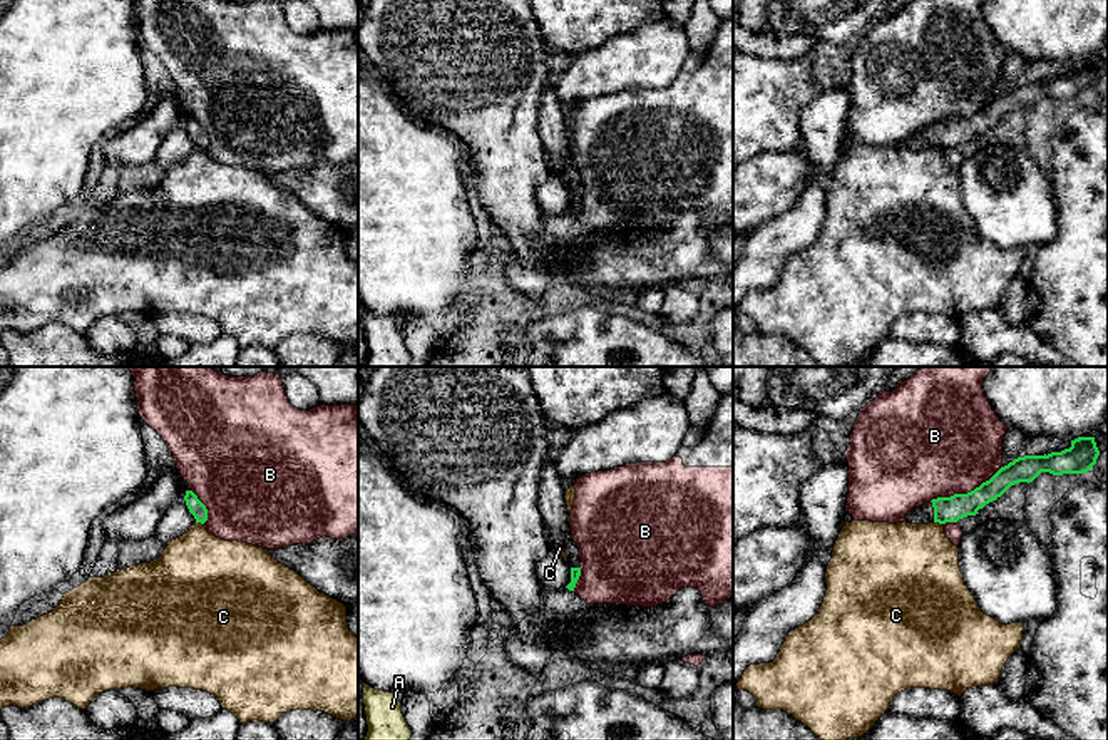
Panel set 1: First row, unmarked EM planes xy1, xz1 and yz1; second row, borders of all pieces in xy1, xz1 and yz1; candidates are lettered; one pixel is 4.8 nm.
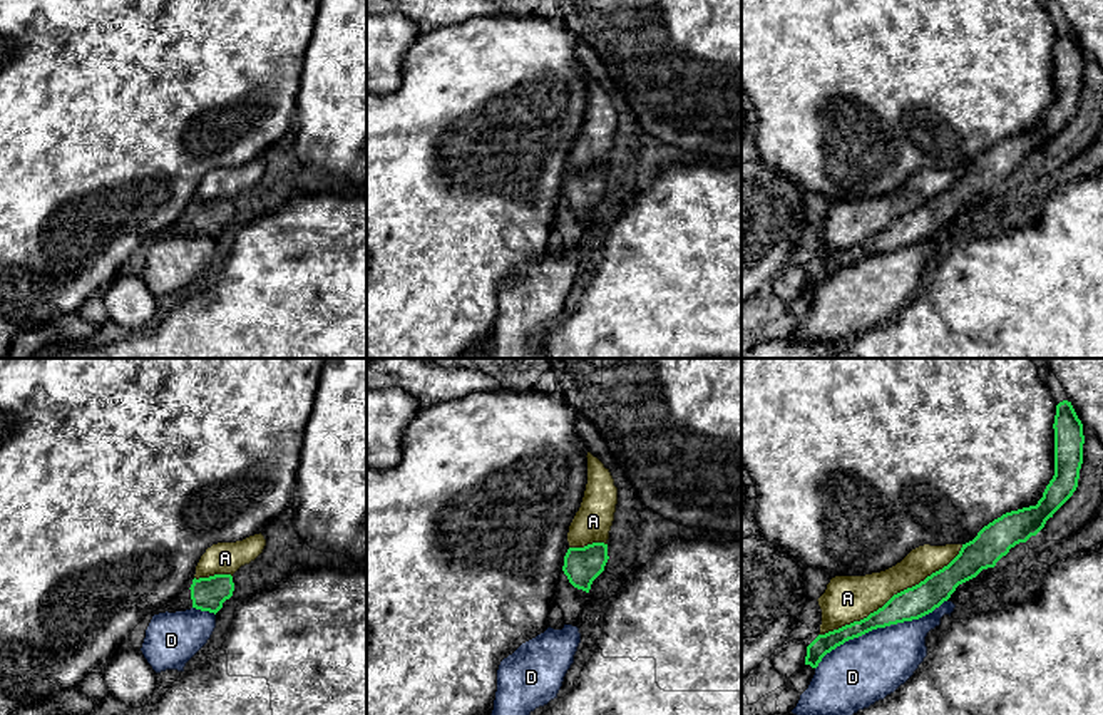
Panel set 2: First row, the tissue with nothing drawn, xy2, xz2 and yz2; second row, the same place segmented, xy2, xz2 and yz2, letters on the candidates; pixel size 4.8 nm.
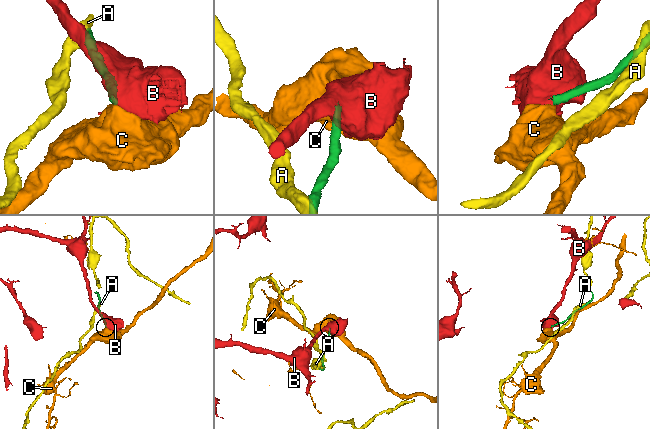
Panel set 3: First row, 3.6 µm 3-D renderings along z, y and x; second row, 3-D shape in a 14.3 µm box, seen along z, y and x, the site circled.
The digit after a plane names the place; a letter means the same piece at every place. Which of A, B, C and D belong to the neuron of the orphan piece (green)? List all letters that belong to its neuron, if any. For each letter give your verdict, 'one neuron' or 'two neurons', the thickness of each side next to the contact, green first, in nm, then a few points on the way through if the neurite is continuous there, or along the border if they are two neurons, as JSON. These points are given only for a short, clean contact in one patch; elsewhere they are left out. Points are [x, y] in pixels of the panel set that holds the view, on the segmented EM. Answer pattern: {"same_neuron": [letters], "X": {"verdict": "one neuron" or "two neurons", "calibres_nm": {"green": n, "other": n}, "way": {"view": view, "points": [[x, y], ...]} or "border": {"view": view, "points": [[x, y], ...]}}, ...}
{"same_neuron": [], "A": {"verdict": "two neurons", "calibres_nm": {"green": 160, "other": 220}}, "B": {"verdict": "two neurons", "calibres_nm": {"green": 130, "other": 480}}, "C": {"verdict": "two neurons", "calibres_nm": {"green": 130, "other": 420}, "border": {"view": "yz1", "points": [[934, 521], [943, 524]]}}, "D": {"verdict": "two neurons", "calibres_nm": {"green": 160, "other": 320}}}

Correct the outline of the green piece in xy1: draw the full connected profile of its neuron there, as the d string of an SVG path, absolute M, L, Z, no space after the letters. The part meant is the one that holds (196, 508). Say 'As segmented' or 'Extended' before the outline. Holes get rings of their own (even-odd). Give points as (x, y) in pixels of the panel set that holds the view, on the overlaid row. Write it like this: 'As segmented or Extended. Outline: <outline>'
As segmented. Outline: M186 491L184 501L196 522L204 524L208 521L208 509L197 496L192 491Z

